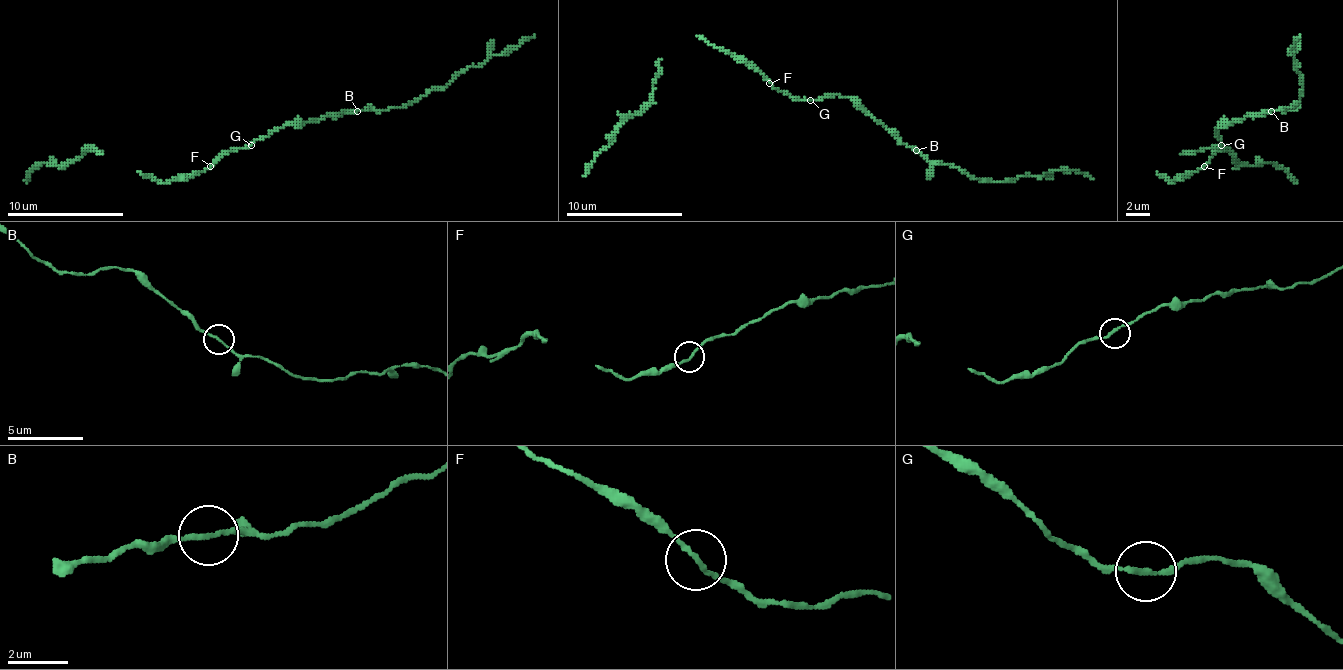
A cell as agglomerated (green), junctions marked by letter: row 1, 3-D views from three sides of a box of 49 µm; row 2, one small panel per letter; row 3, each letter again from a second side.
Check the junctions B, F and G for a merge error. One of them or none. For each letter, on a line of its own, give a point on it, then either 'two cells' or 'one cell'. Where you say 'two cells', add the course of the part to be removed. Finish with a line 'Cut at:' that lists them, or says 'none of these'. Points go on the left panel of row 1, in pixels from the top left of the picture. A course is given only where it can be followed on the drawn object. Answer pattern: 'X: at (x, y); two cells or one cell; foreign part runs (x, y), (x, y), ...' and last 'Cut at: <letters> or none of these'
B: at (357, 111); one cell
F: at (210, 166); one cell
G: at (251, 145); one cell
Cut at: none of these

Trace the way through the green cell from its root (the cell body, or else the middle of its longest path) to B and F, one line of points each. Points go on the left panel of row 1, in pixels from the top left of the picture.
B: (251, 142), (269, 136), (286, 125), (304, 125), (356, 110)
F: (251, 142), (243, 148), (234, 148), (210, 166)

